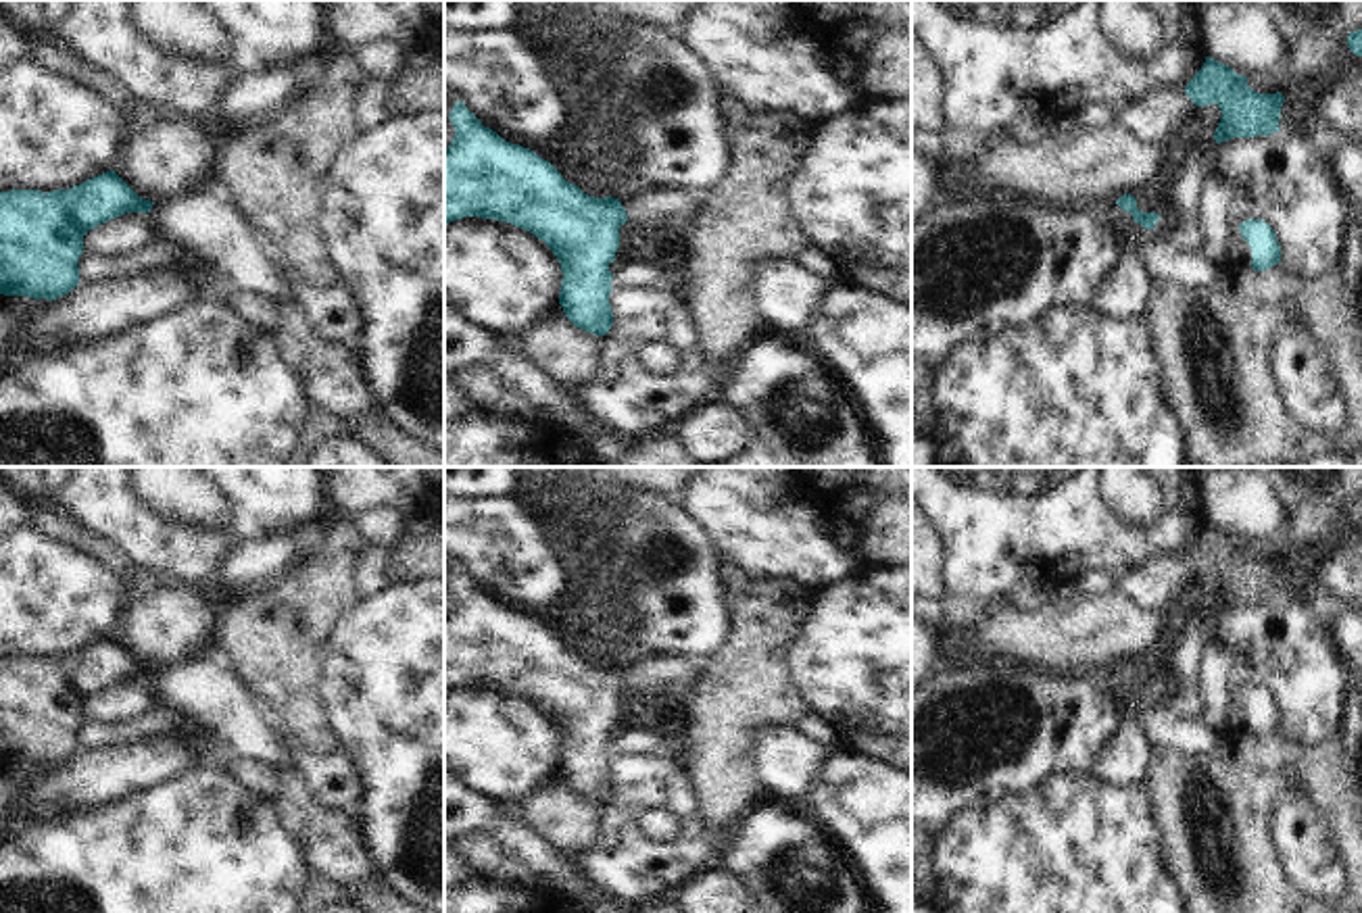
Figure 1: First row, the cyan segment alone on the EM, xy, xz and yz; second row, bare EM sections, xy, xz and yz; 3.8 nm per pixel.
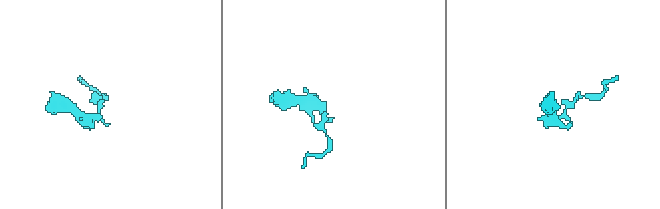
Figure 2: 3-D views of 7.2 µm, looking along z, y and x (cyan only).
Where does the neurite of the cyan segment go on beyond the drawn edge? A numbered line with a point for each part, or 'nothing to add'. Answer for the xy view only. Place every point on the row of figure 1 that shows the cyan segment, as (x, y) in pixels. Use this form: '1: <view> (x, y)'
1: xy (215, 232)

